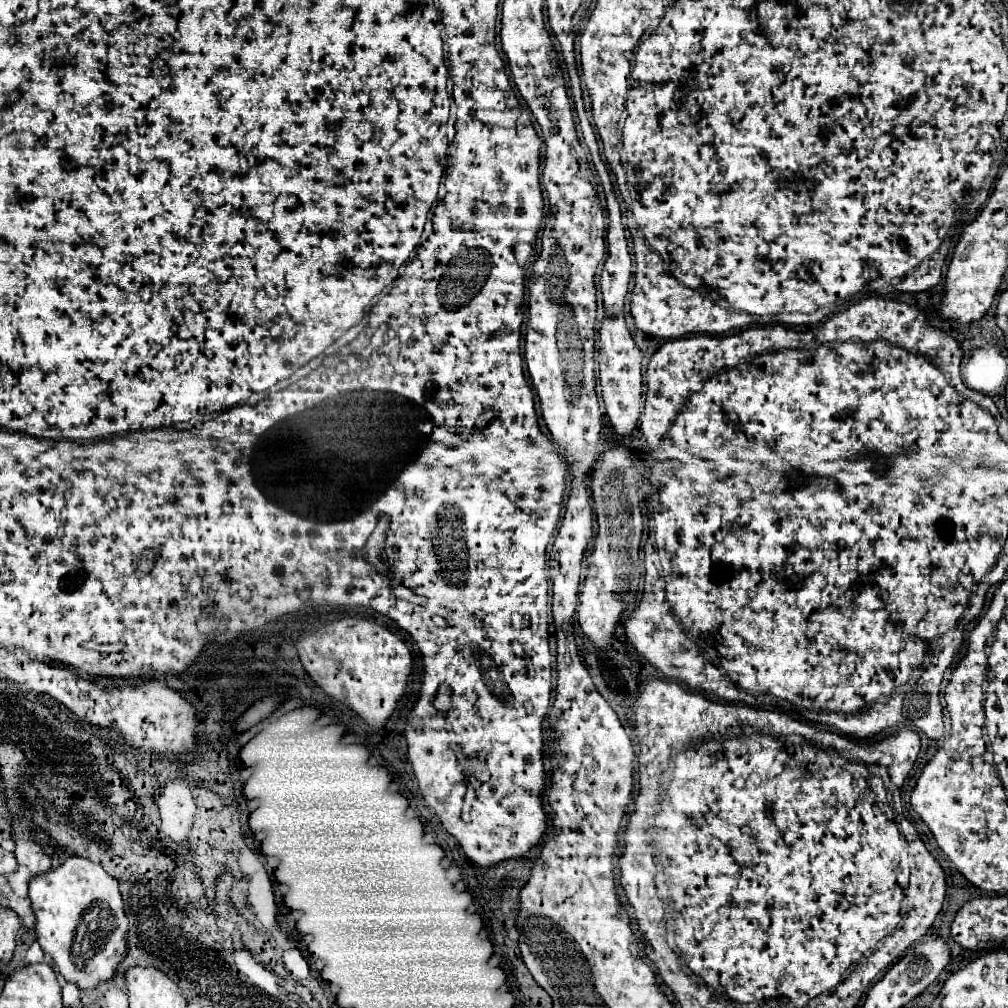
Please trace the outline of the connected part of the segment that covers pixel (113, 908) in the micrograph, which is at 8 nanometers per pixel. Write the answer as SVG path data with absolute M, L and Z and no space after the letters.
M72 856L56 870L44 872L30 880L30 900L36 914L36 936L44 954L52 958L58 972L66 982L76 984L82 990L92 990L100 982L108 982L116 976L118 964L126 958L126 932L128 918L124 916L122 896L116 878L108 876L100 864Z

